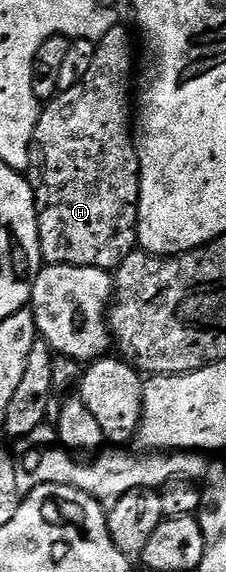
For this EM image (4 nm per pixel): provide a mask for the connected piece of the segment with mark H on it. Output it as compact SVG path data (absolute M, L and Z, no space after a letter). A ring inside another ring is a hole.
M114 24L111 32L107 32L97 43L95 60L91 60L91 68L87 68L87 76L83 76L69 90L63 90L42 109L41 119L33 133L29 145L29 169L27 177L29 186L37 201L37 227L39 228L39 244L41 257L51 266L90 266L100 270L116 271L121 259L134 253L137 246L137 205L139 204L139 188L141 187L141 169L137 159L137 147L131 133L131 94L129 98L129 81L133 78L133 42L121 24Z

